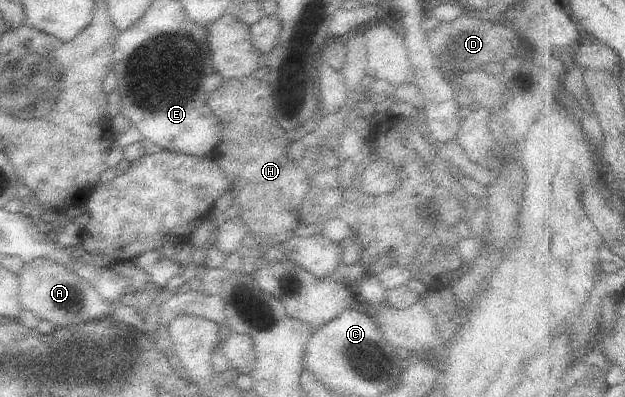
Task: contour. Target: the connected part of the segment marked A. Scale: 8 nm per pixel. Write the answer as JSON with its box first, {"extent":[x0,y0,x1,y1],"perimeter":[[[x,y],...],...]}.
{"extent":[17,257,115,328],"perimeter":[[[38,257],[23,263],[20,276],[17,277],[20,306],[30,310],[40,320],[52,322],[54,328],[70,326],[70,324],[86,324],[90,320],[113,318],[115,306],[107,303],[84,278],[76,276],[72,270],[56,264],[50,258]]]}

